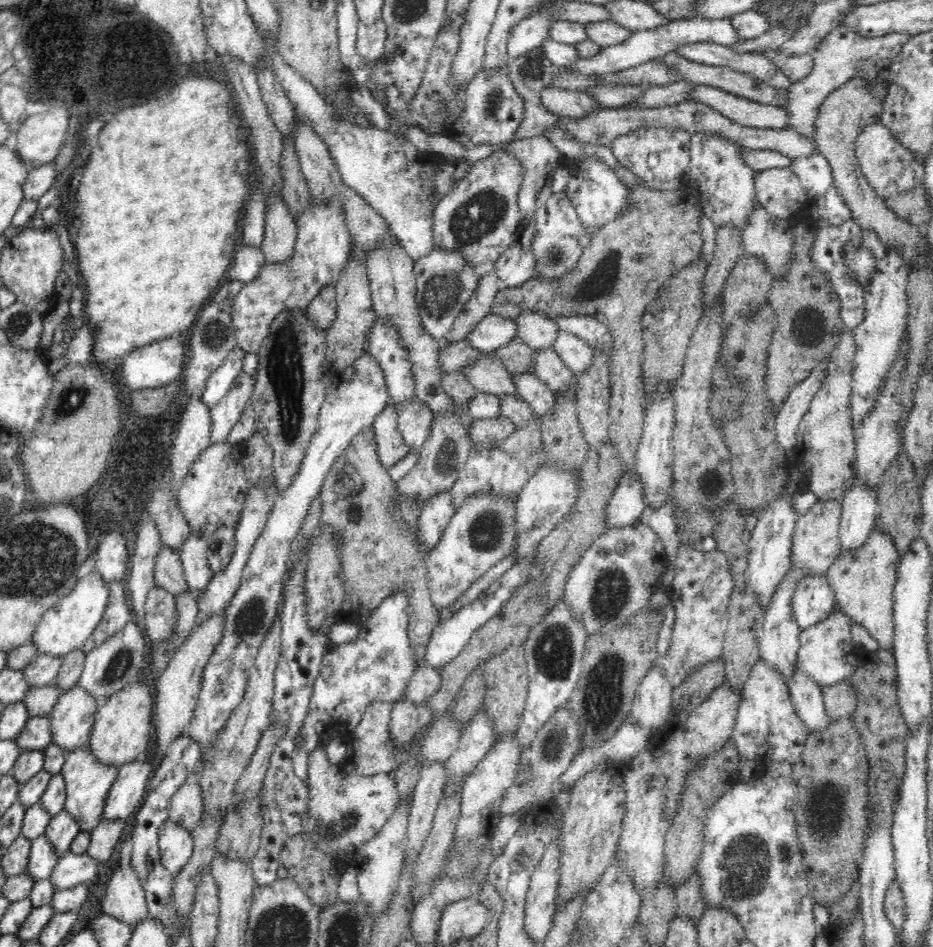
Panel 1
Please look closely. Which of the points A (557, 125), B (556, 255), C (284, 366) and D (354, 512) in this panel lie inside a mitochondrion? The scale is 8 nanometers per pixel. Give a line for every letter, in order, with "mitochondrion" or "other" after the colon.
A: other
B: mitochondrion
C: mitochondrion
D: mitochondrion

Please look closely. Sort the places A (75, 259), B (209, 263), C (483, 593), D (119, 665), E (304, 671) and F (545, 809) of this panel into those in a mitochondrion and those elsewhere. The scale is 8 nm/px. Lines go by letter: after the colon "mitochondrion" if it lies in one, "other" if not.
A: other
B: other
C: other
D: mitochondrion
E: other
F: other

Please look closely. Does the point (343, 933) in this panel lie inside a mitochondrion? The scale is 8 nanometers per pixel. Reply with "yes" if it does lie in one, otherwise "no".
yes

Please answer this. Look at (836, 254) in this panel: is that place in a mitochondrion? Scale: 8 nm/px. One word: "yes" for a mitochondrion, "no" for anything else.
no

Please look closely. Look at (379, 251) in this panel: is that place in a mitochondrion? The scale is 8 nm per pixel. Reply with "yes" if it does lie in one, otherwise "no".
no

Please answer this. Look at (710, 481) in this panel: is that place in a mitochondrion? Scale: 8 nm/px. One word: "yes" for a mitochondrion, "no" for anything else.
yes

